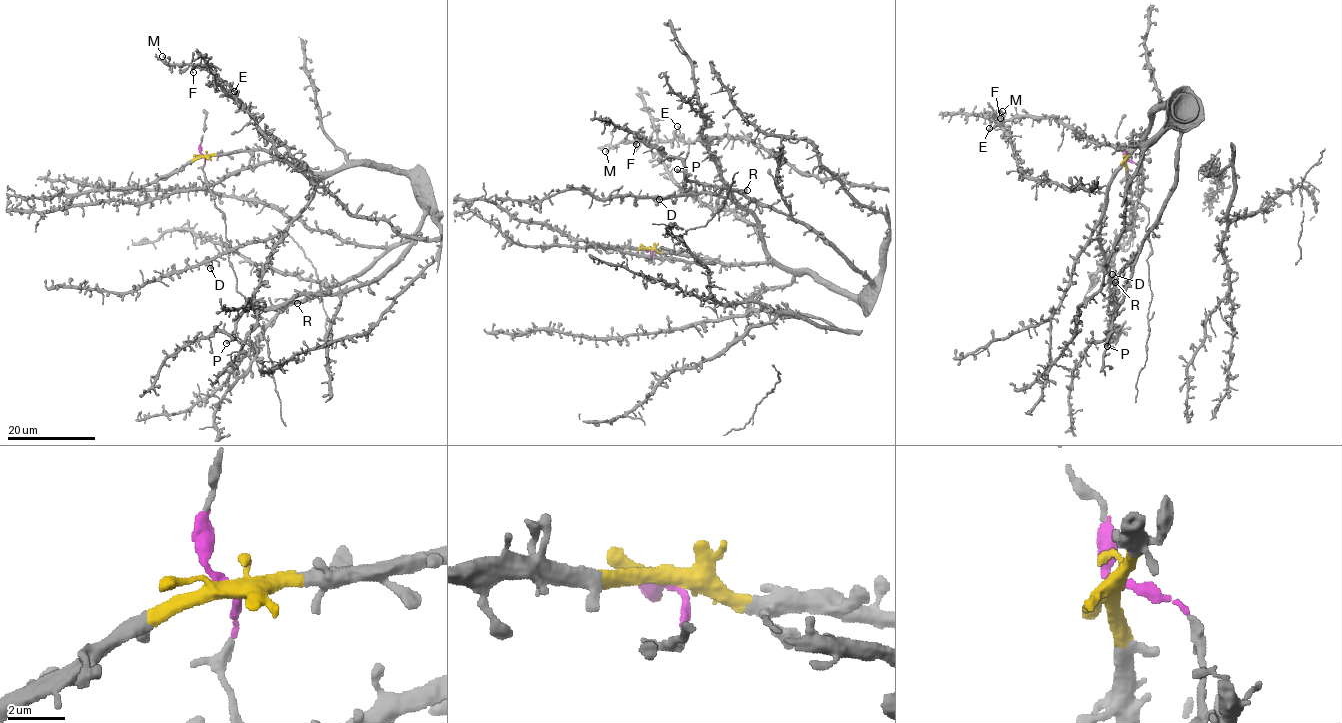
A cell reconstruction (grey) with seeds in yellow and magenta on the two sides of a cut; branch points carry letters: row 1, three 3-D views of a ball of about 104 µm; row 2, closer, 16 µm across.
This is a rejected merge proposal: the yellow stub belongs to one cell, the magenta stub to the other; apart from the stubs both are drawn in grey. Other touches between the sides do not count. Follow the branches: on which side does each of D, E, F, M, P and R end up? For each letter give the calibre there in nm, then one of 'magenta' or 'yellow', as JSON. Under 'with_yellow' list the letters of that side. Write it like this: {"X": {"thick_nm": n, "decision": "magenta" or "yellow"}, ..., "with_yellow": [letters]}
{"D": {"thick_nm": 400, "decision": "yellow"}, "E": {"thick_nm": 240, "decision": "yellow"}, "F": {"thick_nm": 150, "decision": "yellow"}, "M": {"thick_nm": 180, "decision": "yellow"}, "P": {"thick_nm": 400, "decision": "yellow"}, "R": {"thick_nm": 280, "decision": "yellow"}, "with_yellow": ["D", "E", "F", "M", "P", "R"]}

